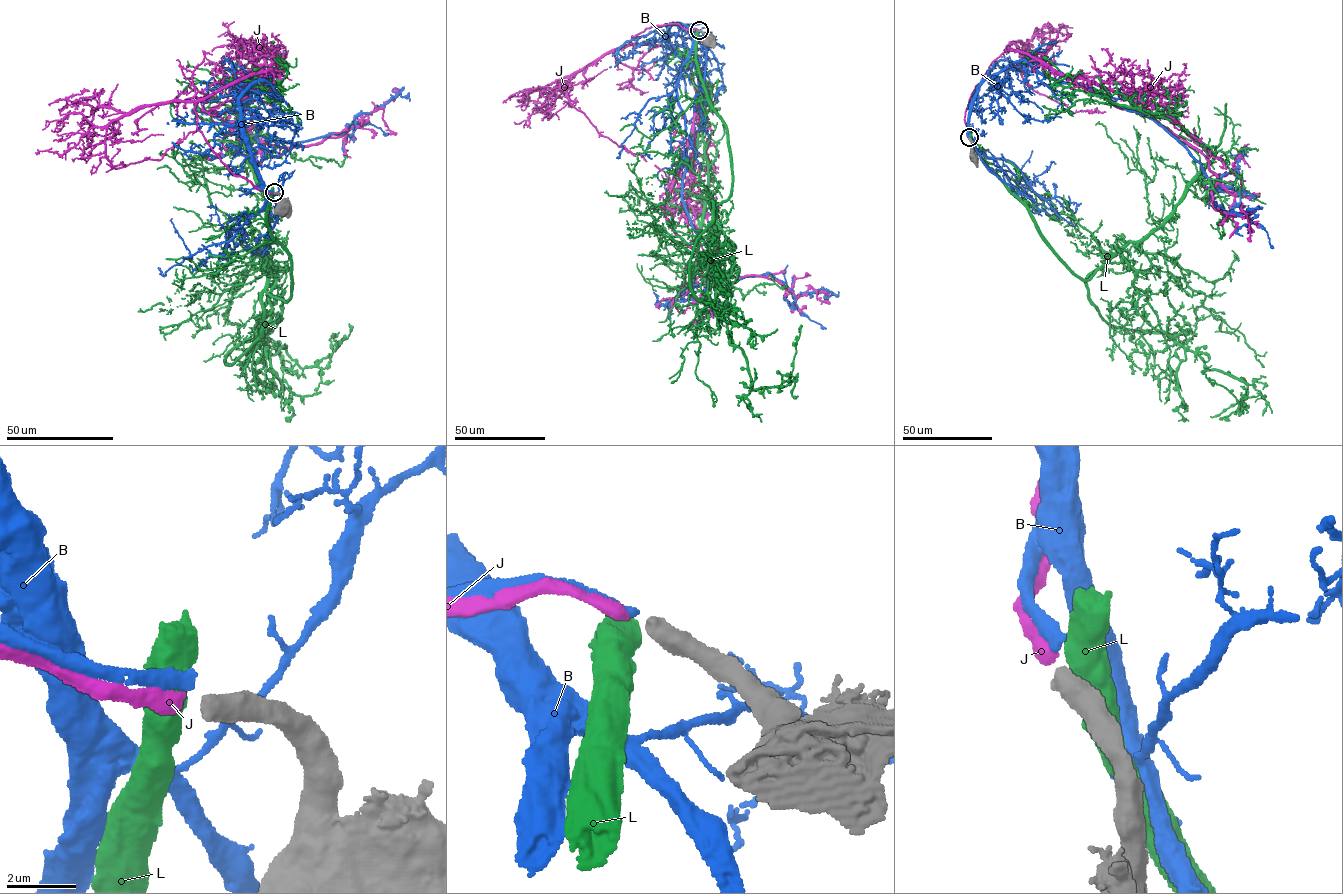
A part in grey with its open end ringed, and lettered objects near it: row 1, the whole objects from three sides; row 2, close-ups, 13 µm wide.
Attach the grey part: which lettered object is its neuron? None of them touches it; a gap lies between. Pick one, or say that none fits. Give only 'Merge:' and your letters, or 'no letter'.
Merge: J

